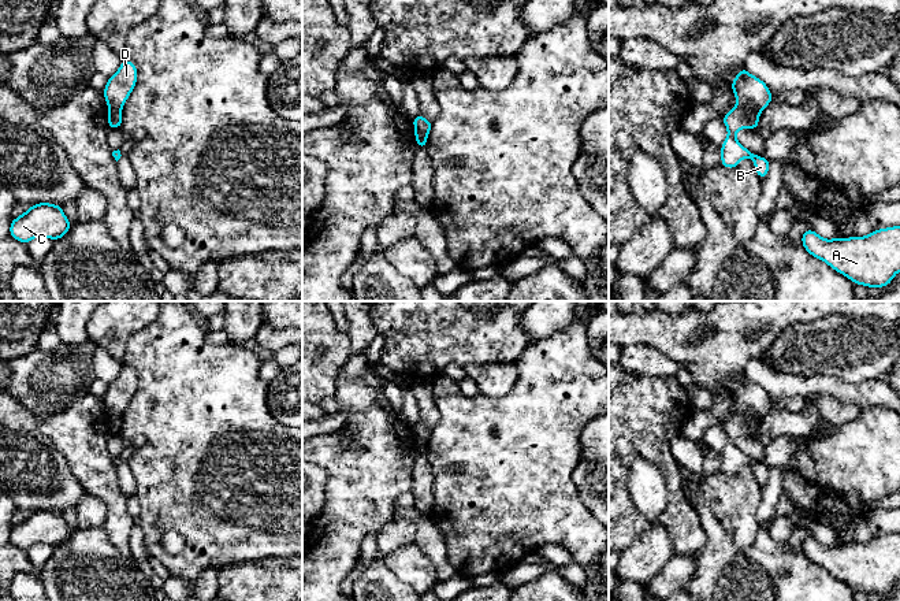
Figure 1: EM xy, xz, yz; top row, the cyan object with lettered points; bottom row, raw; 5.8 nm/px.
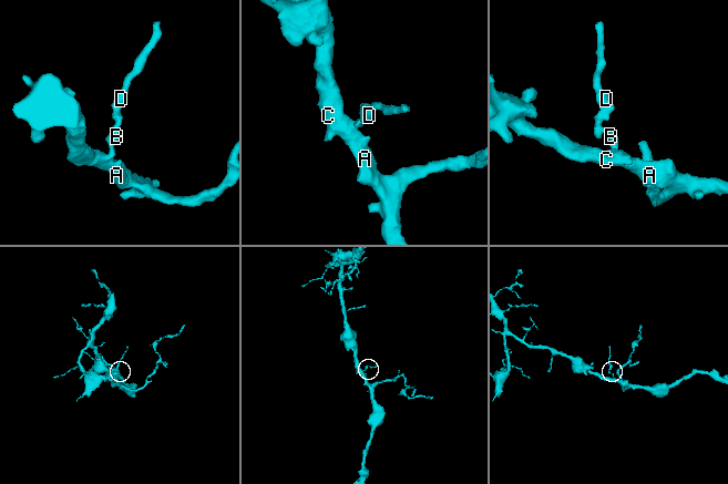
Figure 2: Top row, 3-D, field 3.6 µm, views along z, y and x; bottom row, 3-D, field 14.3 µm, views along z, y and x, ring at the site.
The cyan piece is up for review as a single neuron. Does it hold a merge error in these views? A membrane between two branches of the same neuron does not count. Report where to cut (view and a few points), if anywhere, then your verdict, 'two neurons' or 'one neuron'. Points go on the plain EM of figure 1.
yz (737, 410), (758, 422) | two neurons

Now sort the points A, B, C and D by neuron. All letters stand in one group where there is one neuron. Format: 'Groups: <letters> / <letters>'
Groups: A B C / D

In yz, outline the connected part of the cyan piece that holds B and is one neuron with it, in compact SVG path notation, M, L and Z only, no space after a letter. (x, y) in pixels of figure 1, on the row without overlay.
M736 411L722 424L722 429L728 435L728 442L721 452L721 471L726 475L736 475L744 464L751 464L758 483L763 486L769 479L770 467L752 460L751 457L744 455L736 445L736 439L740 435L756 437L759 431L759 422Z

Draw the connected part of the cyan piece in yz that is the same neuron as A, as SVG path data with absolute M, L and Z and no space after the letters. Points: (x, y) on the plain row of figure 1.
M900 533L873 537L866 544L825 546L808 535L803 554L855 591L888 593L900 578Z

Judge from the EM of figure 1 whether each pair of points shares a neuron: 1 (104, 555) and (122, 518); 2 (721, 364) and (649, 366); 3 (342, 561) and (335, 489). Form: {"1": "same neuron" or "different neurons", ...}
{"1": "different neurons", "2": "different neurons", "3": "same neuron"}

